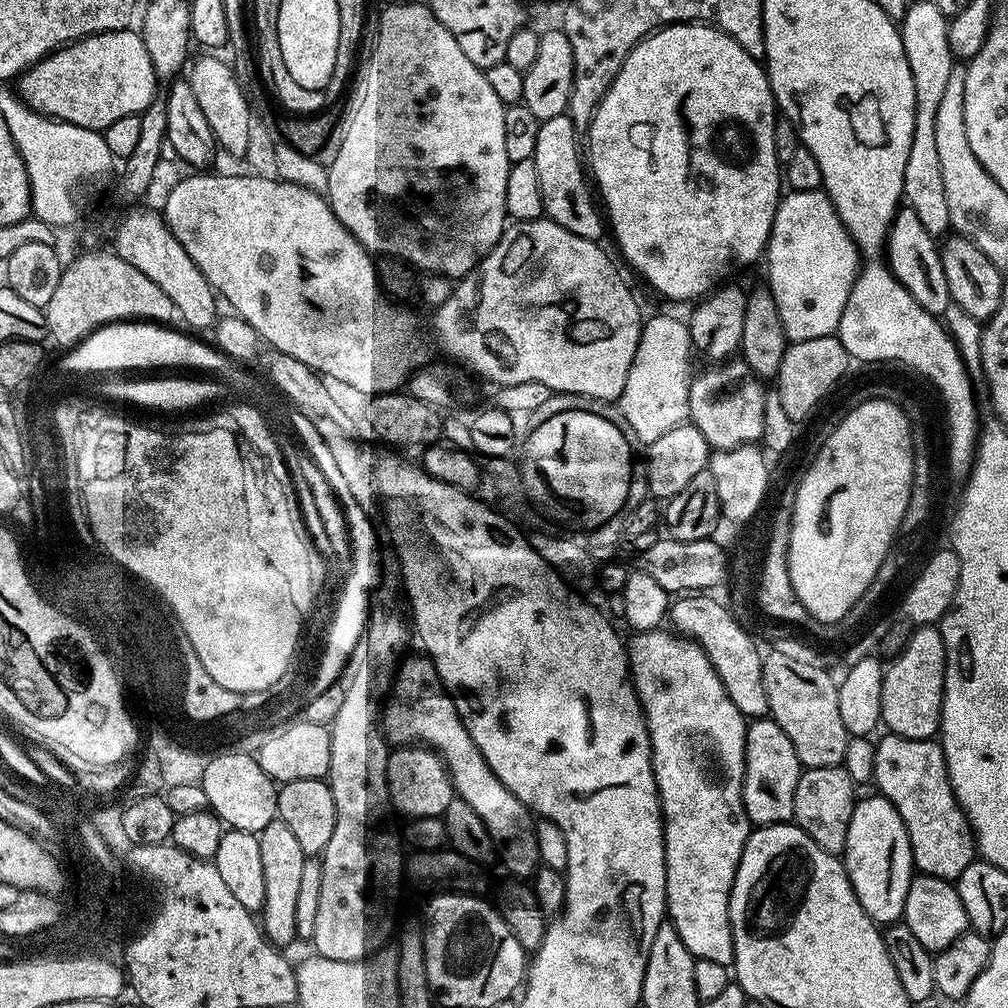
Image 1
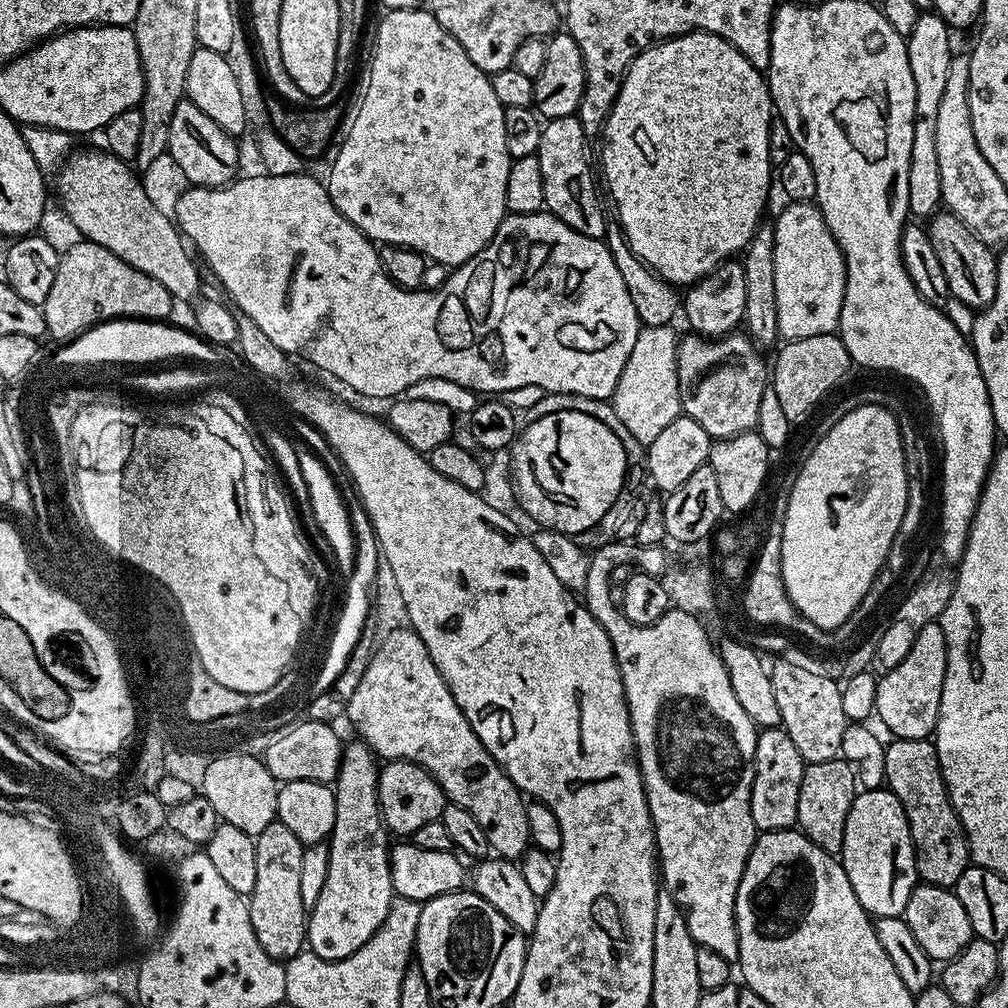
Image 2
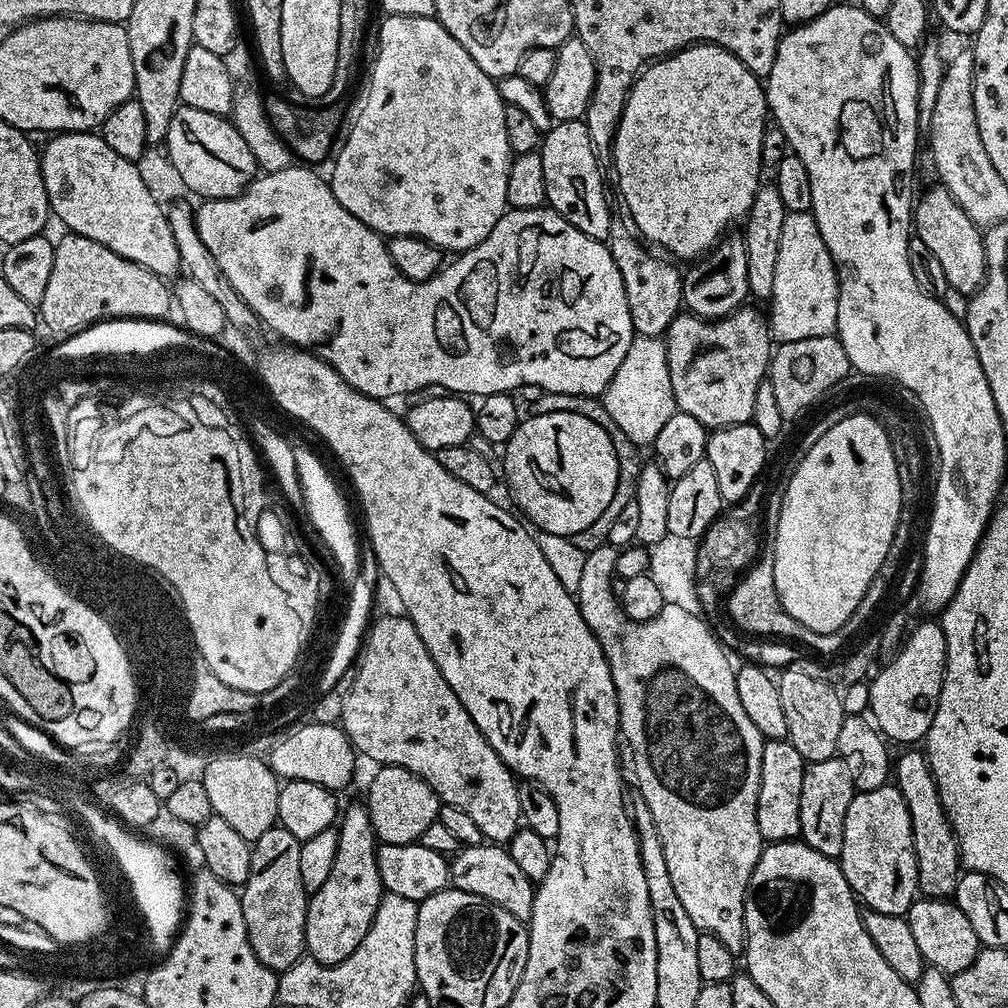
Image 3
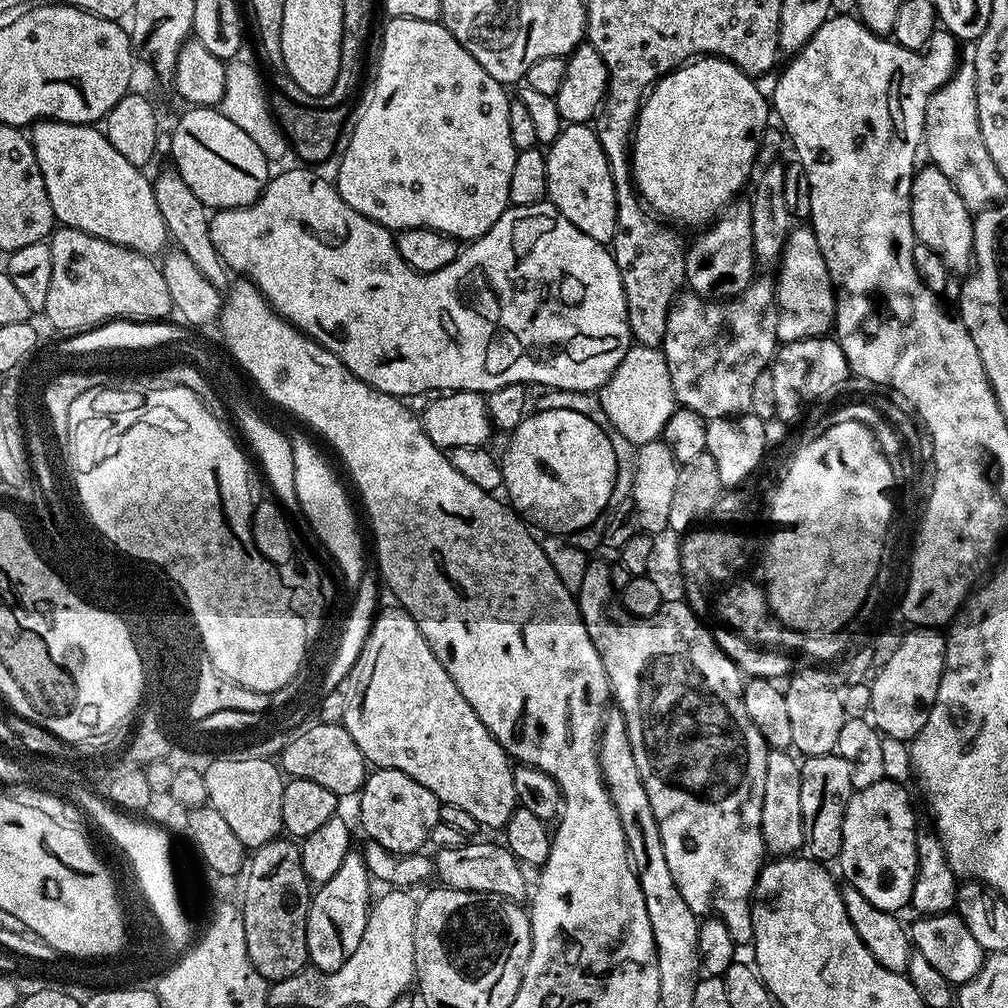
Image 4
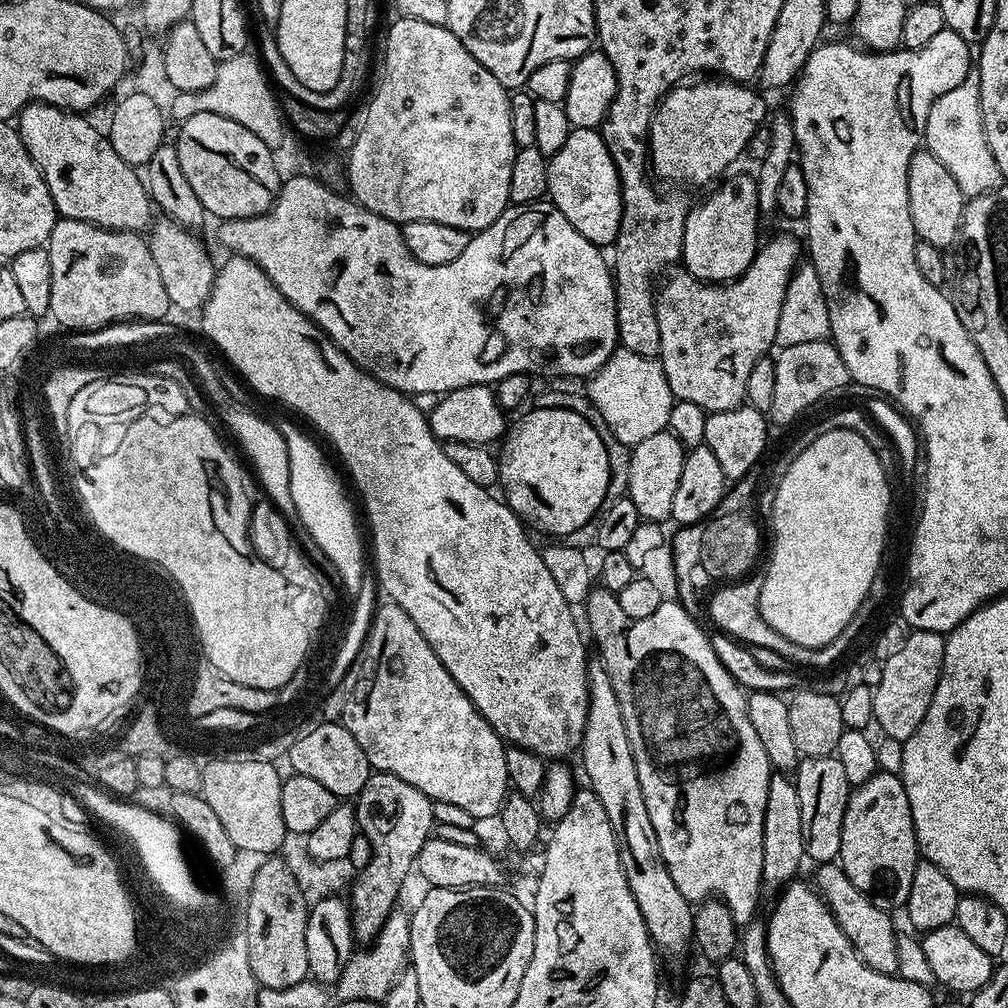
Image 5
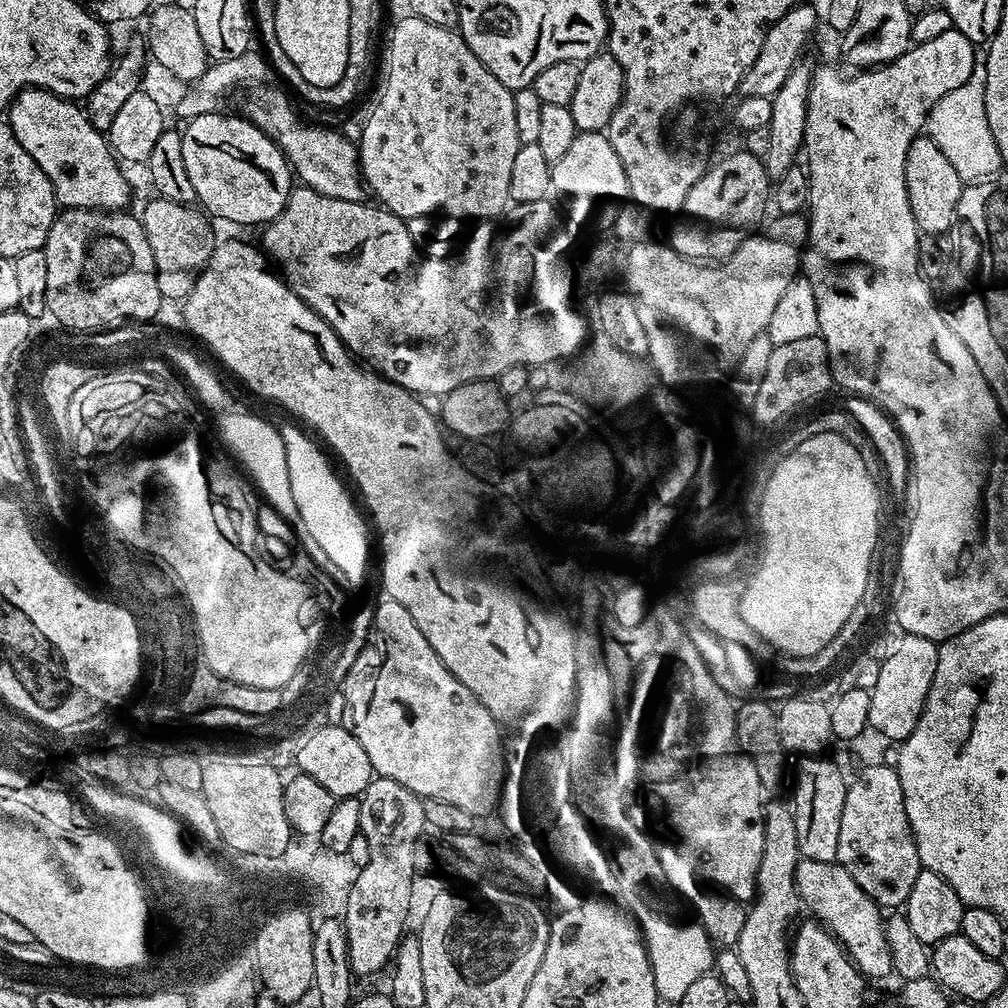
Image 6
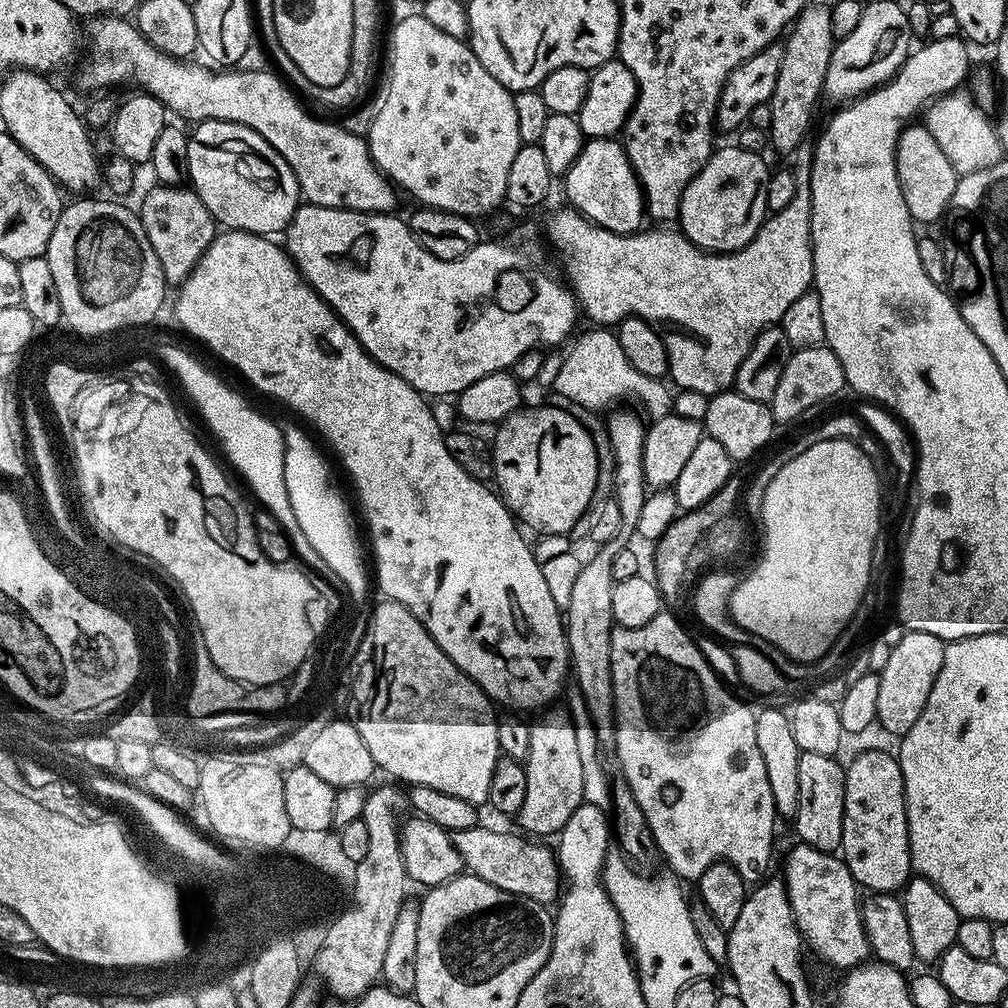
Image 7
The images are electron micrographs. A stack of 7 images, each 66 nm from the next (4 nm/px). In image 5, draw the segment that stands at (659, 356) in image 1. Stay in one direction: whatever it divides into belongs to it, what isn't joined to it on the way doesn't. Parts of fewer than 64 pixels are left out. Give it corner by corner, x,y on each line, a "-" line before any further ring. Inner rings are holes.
617,347
587,384
588,399
598,408
618,442
633,446
669,427
668,419
674,397
659,359
634,354
634,350

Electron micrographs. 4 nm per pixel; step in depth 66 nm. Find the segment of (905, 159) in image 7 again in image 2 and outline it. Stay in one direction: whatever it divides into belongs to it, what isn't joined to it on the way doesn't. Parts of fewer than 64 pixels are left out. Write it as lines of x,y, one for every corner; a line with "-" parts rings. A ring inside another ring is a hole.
941,210
927,221
930,246
934,246
934,254
938,254
938,262
942,266
942,274
946,274
946,286
949,296
958,298
958,302
966,302
973,310
985,308
994,302
996,293
997,253
989,245
984,244
950,211

